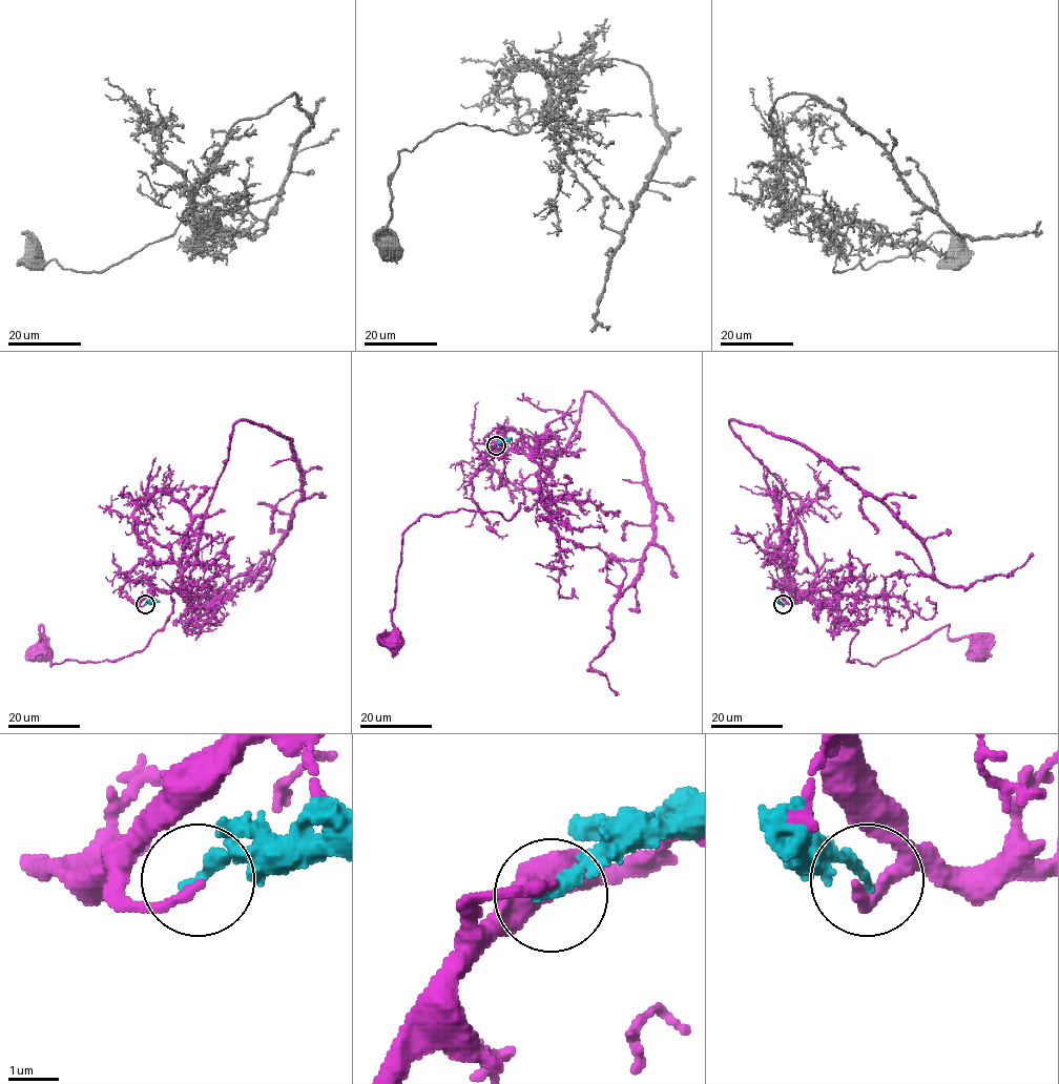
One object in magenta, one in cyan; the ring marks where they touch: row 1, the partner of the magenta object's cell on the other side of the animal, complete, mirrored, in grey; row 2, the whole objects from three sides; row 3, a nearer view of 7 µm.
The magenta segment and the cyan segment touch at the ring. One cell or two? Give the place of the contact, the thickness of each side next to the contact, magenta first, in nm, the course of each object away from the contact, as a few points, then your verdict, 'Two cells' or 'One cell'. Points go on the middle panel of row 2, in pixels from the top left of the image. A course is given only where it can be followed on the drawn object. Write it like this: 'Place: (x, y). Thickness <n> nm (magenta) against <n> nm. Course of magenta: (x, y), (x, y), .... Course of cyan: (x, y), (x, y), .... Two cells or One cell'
Place: (496, 445). Thickness 200 nm (magenta) against 240 nm. Course of magenta: (496, 445), (539, 470), (522, 482), (524, 501), (509, 519), (464, 508), (416, 519), (403, 535), (394, 642). Course of cyan: (496, 445), (511, 438). Two cells

